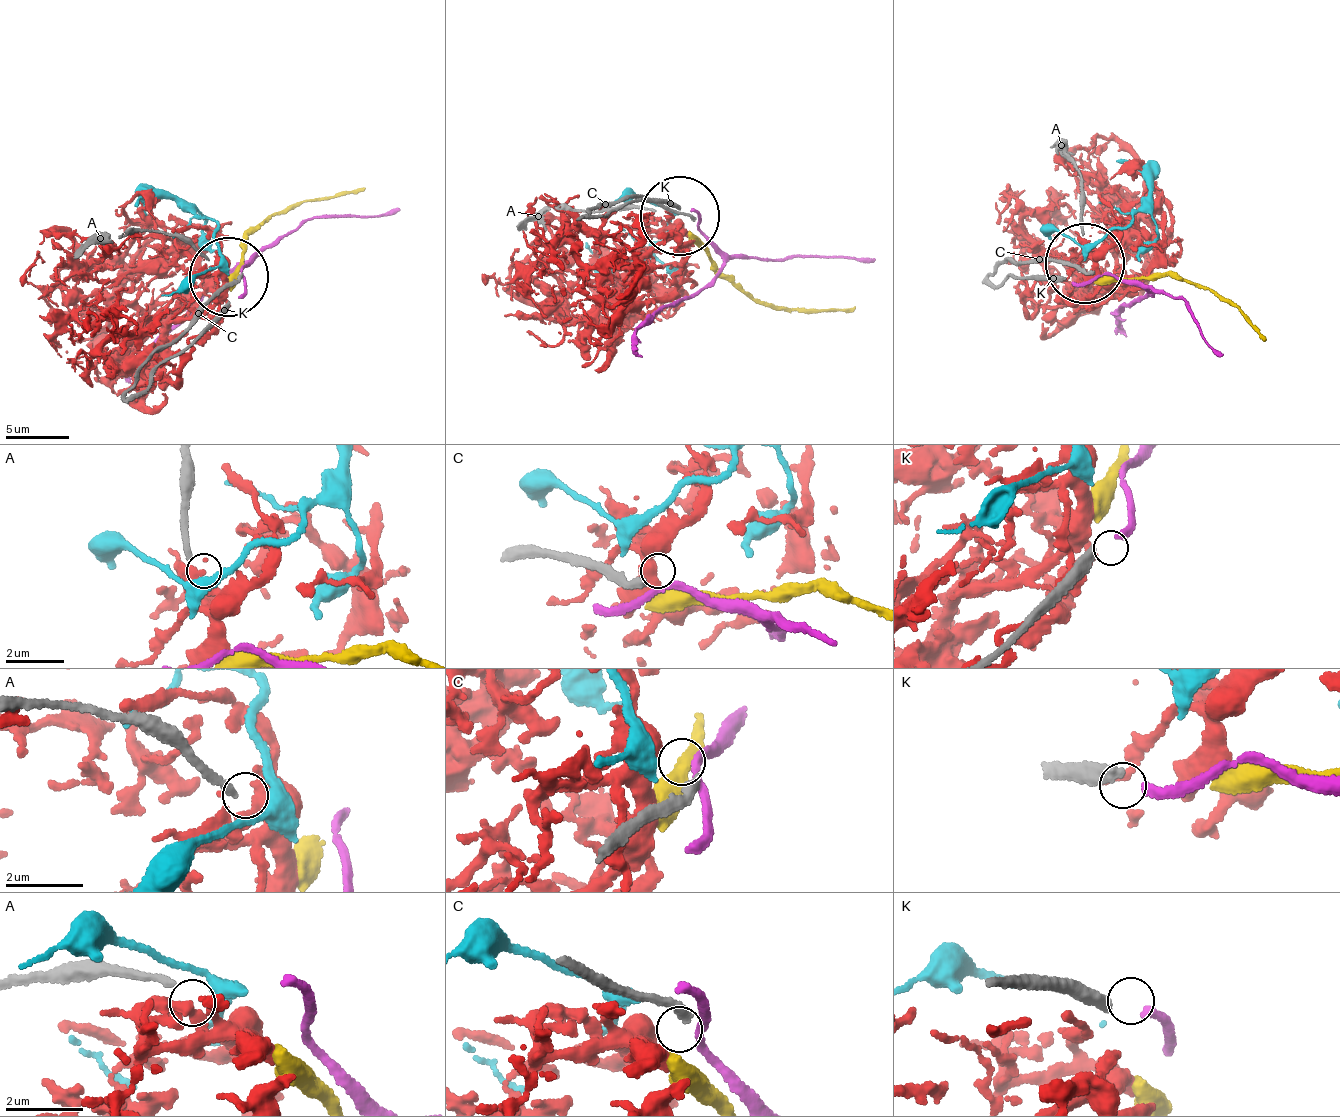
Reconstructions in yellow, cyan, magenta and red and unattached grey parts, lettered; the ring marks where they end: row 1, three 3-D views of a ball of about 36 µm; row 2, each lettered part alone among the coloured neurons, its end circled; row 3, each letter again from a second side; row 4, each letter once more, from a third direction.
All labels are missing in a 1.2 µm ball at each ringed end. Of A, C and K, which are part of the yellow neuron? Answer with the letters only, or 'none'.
none

